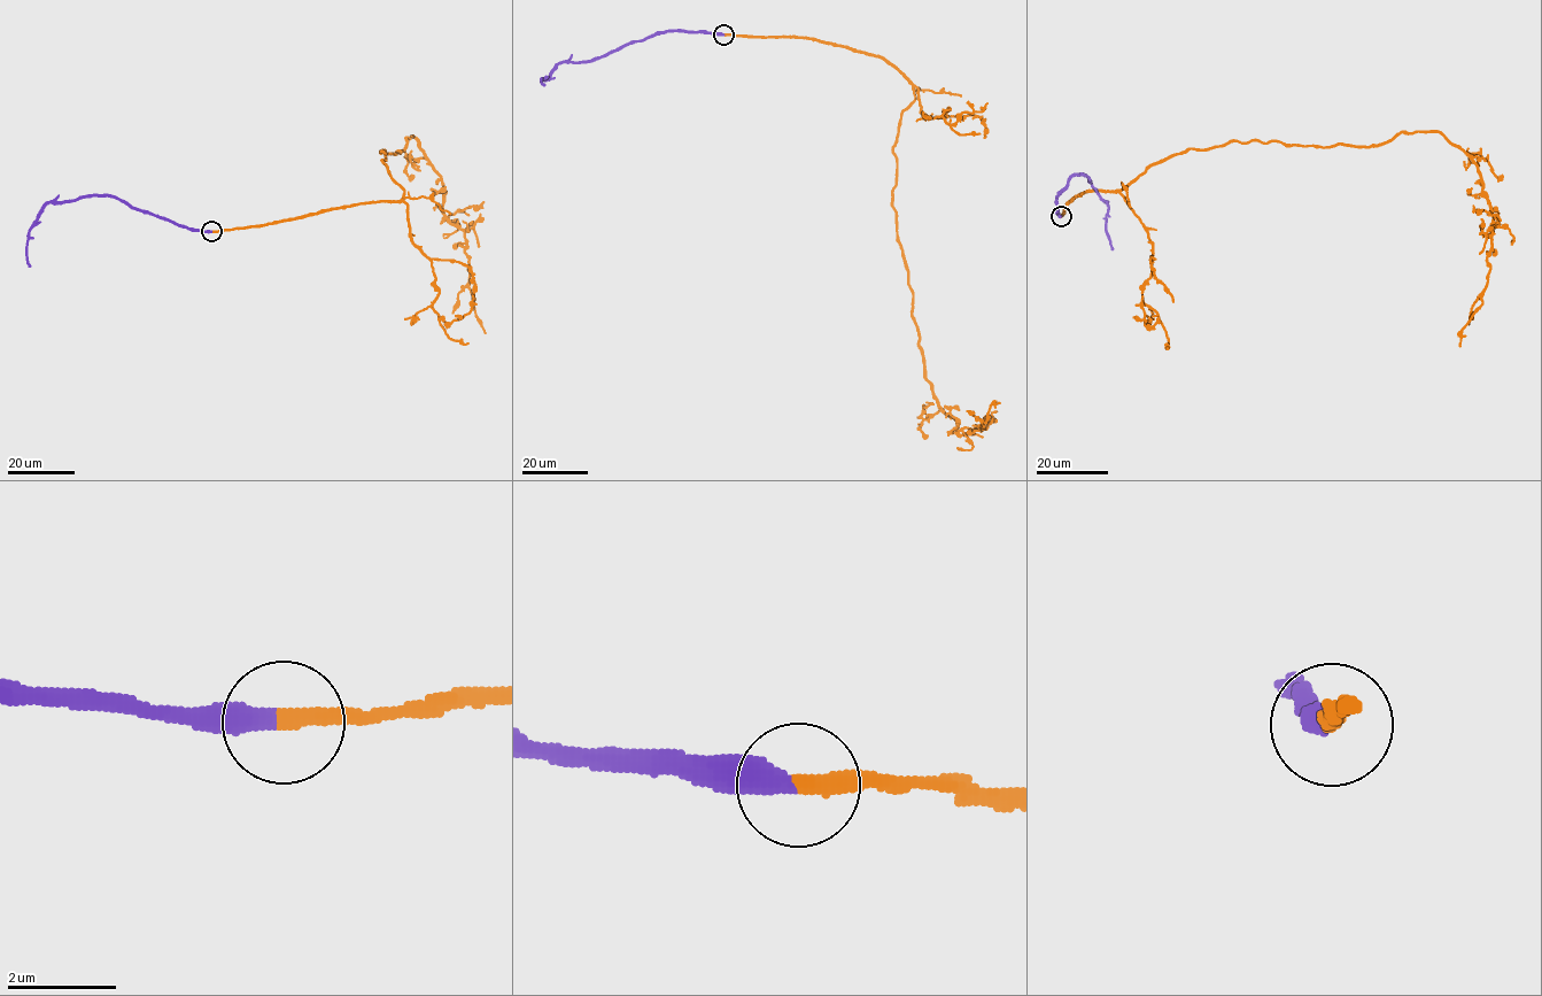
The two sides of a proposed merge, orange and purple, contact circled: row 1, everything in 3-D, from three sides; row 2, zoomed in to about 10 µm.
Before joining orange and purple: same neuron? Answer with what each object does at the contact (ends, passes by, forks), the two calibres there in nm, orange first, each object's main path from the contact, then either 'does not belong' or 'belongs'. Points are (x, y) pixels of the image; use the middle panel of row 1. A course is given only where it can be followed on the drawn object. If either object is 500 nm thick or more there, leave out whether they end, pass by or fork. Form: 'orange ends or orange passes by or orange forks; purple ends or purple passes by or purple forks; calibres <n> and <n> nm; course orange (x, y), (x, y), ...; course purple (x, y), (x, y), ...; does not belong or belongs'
orange ends; purple ends; calibres 320 and 400 nm; course orange (723, 35), (849, 47), (912, 85), (892, 206), (924, 377), (958, 430), (983, 429), (1000, 403); course purple (723, 35), (667, 30), (590, 61), (562, 62), (547, 79), (541, 78), (544, 85); belongs

